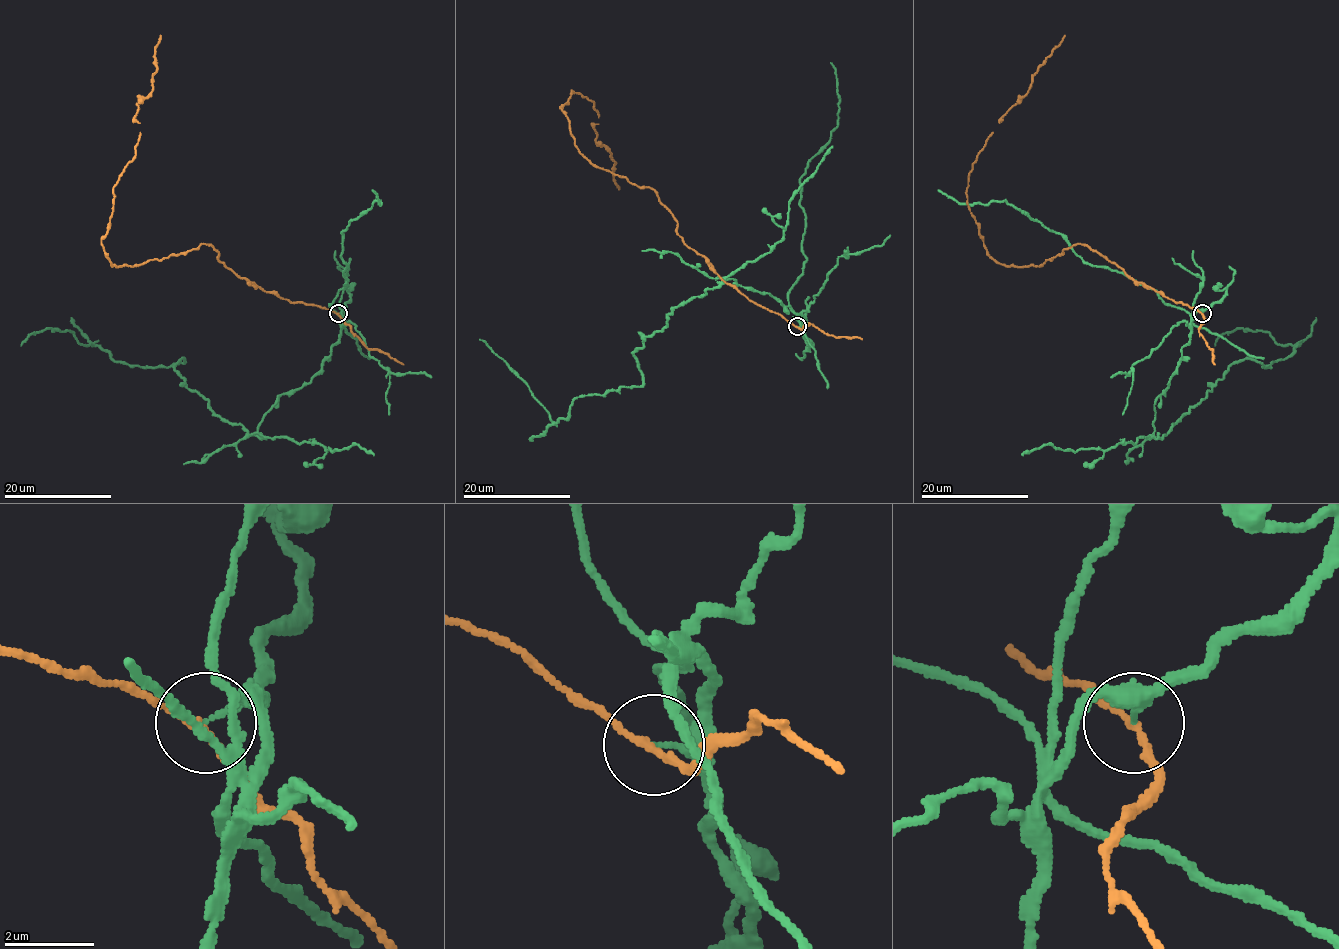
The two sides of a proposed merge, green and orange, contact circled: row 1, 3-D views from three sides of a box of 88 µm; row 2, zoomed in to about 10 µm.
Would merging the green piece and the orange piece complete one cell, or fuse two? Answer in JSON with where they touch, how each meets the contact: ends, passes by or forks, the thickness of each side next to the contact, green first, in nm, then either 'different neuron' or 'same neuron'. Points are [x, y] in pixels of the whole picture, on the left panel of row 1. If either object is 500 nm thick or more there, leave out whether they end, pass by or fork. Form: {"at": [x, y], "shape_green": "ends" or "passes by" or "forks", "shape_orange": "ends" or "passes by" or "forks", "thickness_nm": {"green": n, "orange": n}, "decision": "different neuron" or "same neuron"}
{"at": [338, 313], "shape_green": "ends", "shape_orange": "passes by", "thickness_nm": {"green": 120, "orange": 140}, "decision": "different neuron"}

